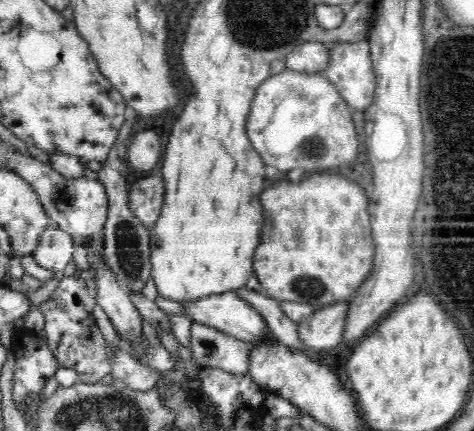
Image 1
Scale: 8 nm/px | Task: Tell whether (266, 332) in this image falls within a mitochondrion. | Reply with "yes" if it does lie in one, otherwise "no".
no

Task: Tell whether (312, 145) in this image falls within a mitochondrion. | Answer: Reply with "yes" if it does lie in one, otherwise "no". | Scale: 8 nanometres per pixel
yes

